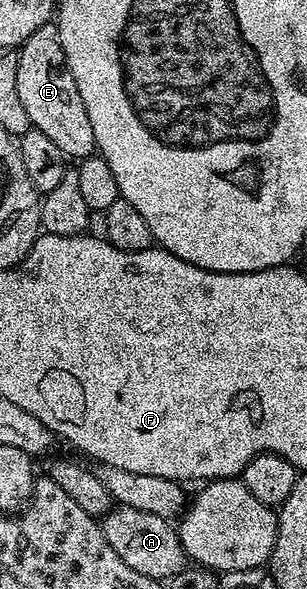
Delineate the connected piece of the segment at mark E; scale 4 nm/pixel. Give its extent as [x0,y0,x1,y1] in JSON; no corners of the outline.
[18,21,97,160]

